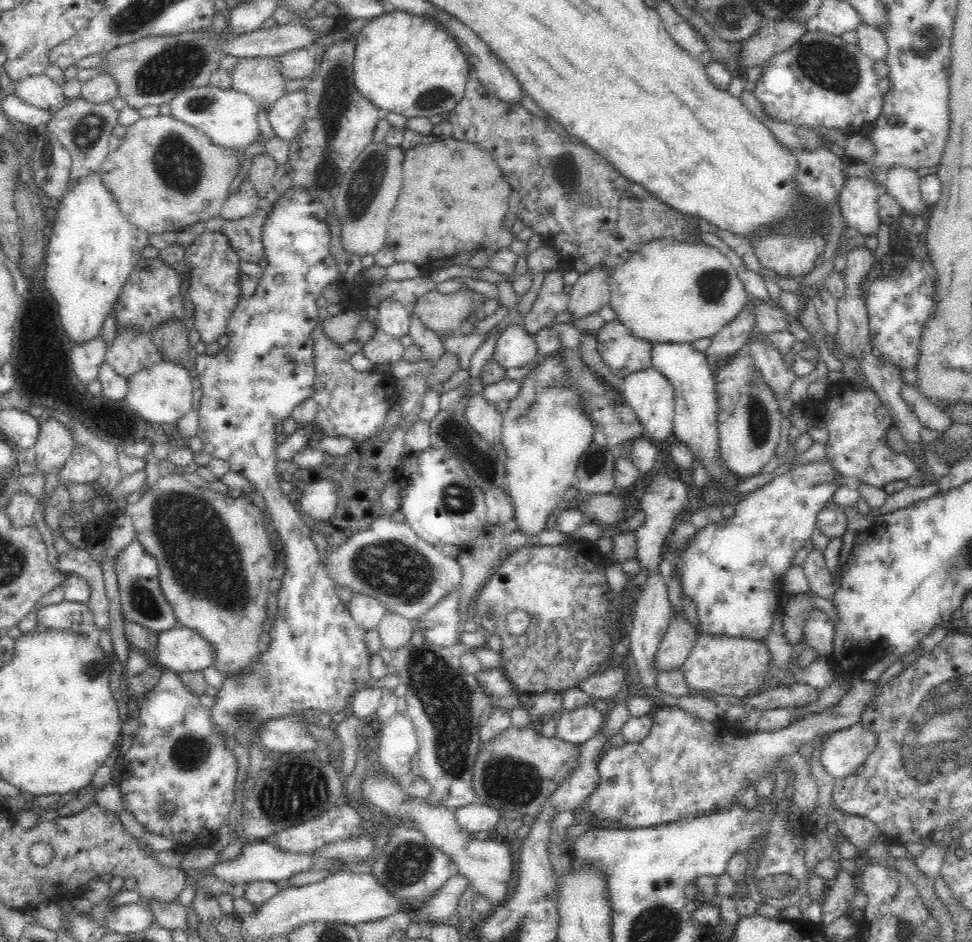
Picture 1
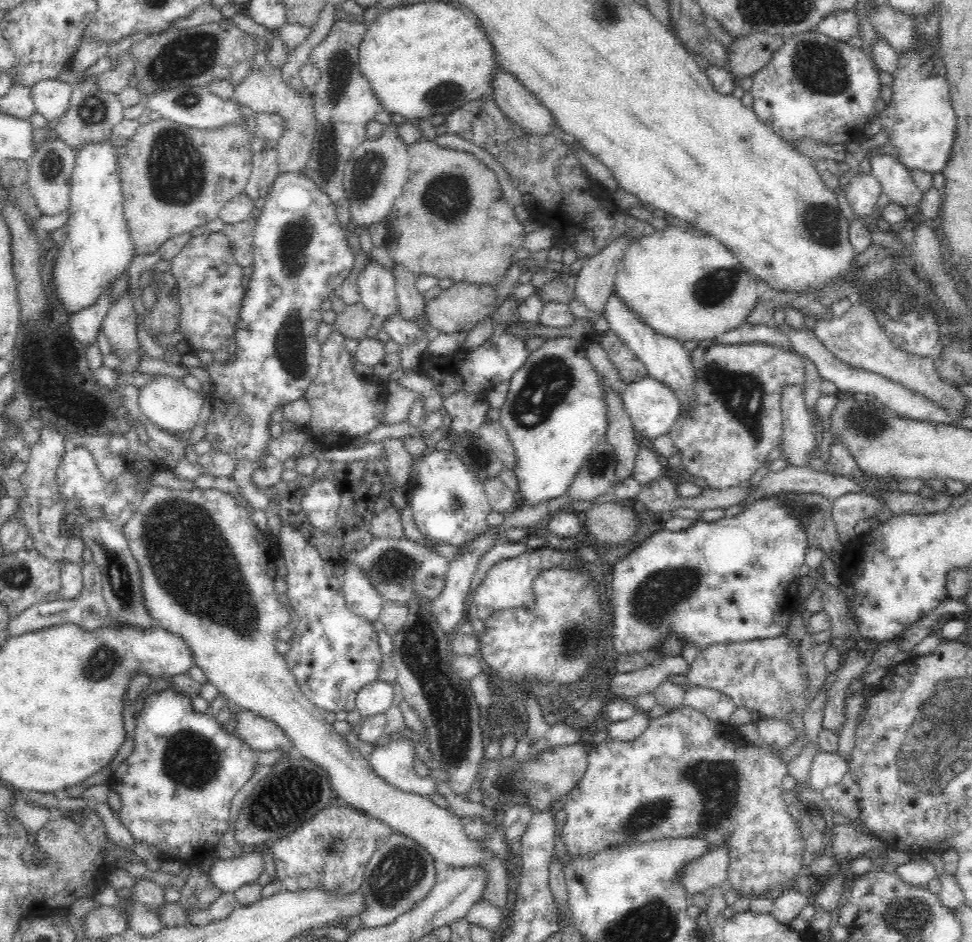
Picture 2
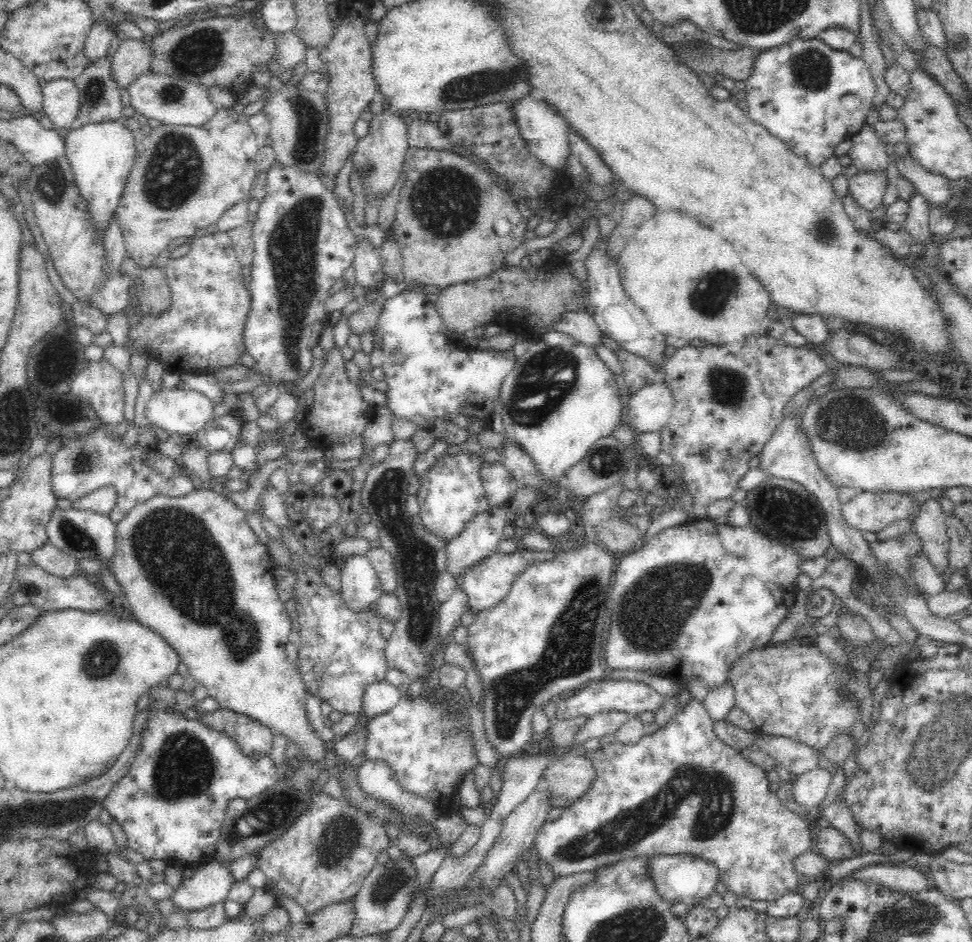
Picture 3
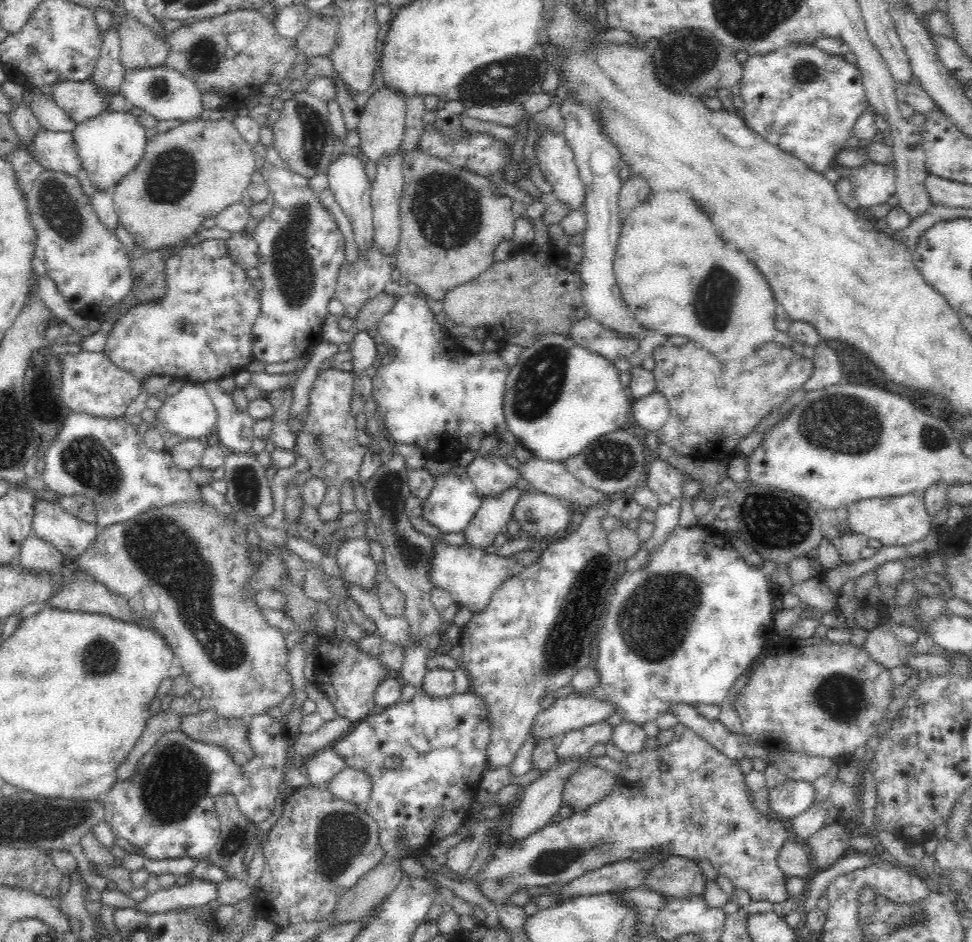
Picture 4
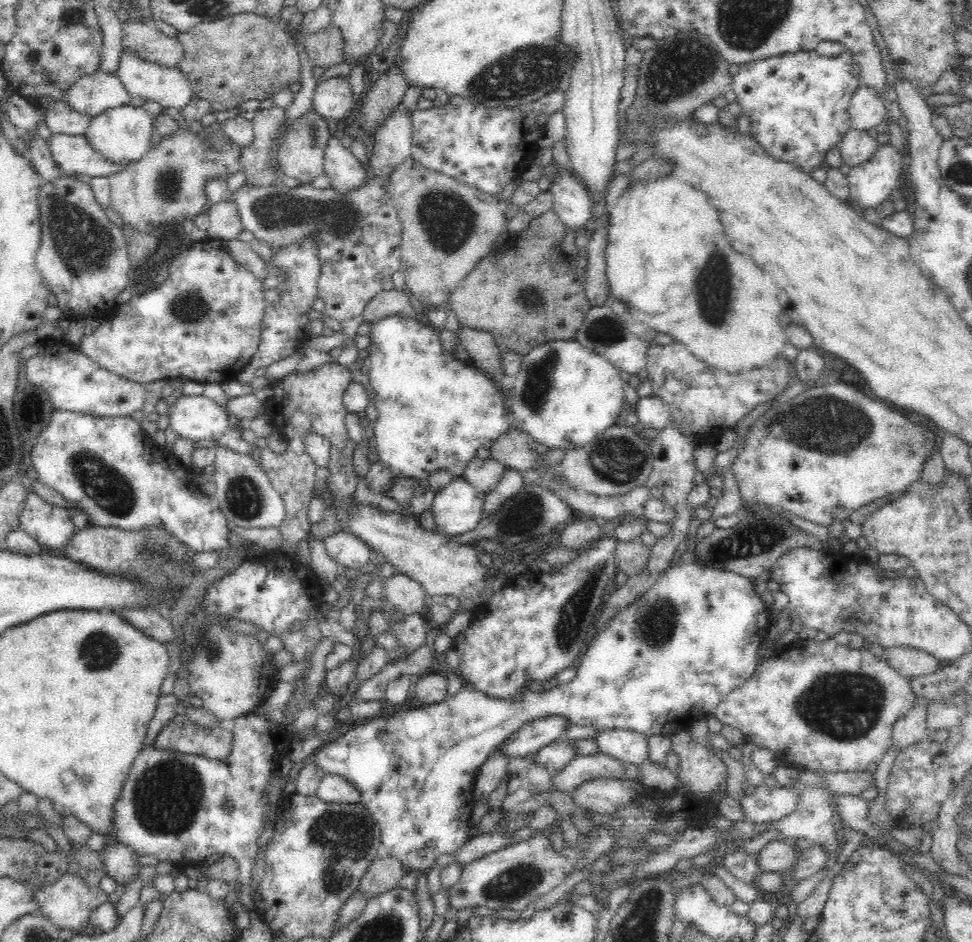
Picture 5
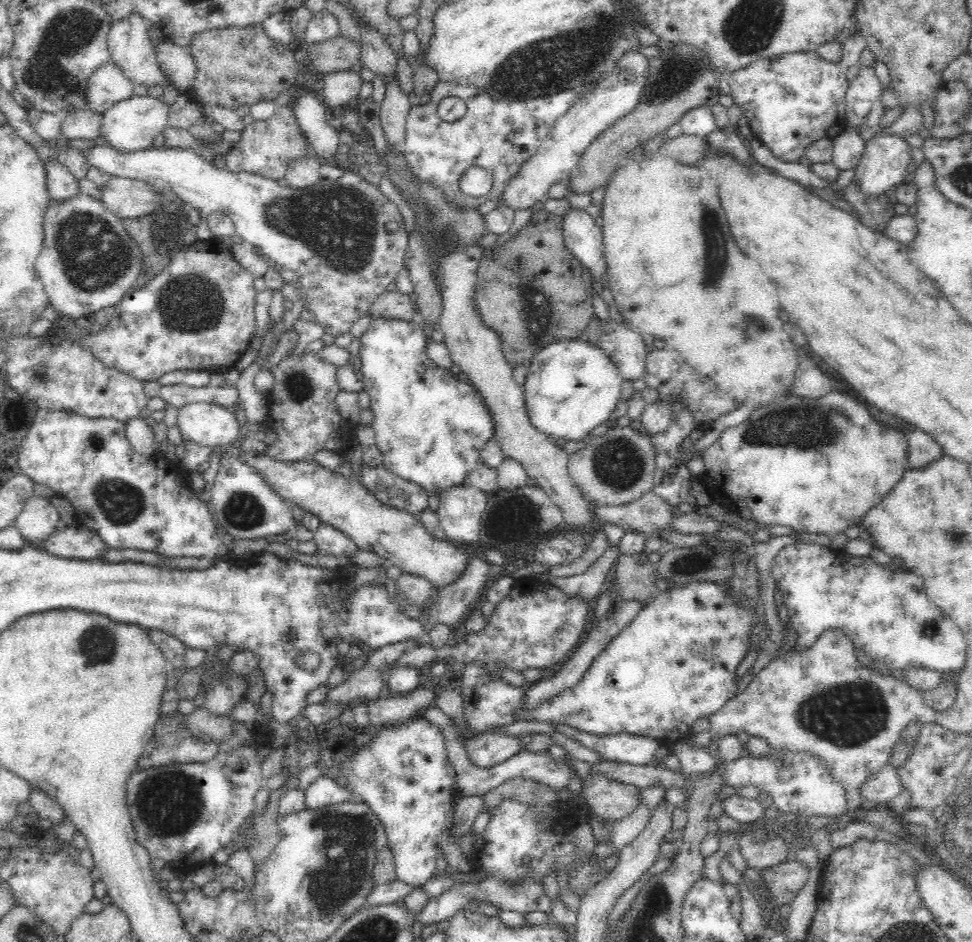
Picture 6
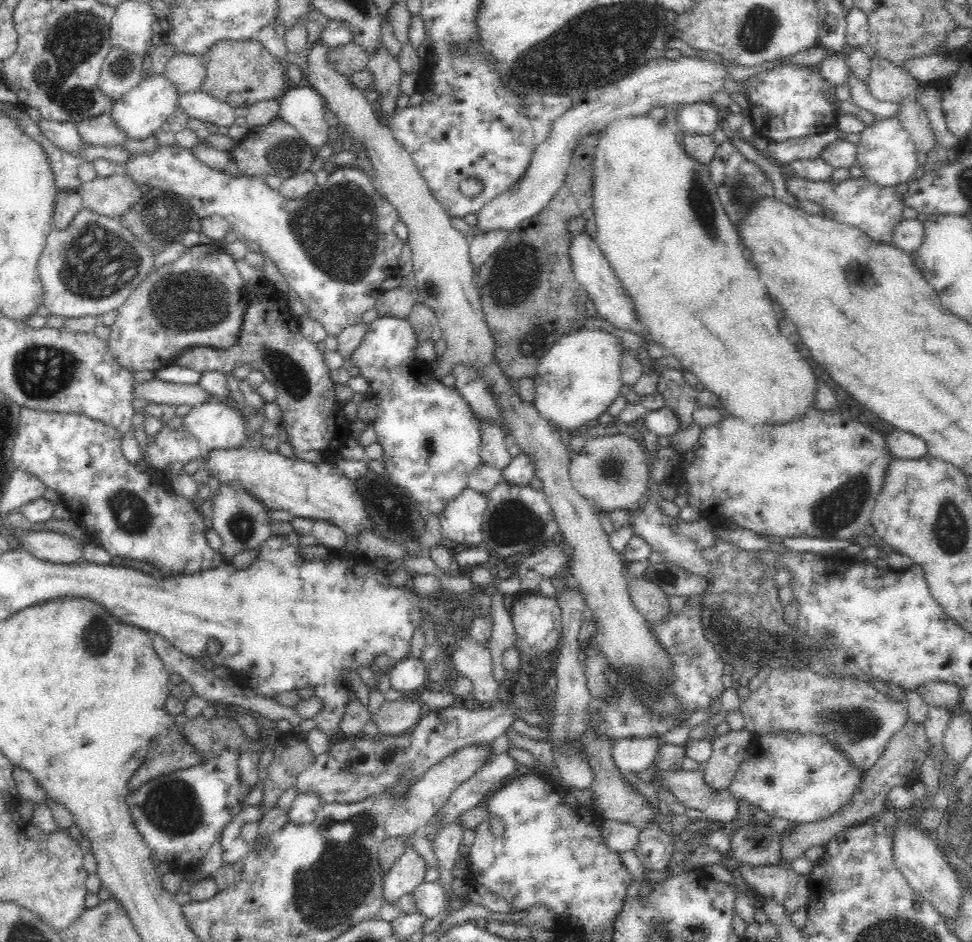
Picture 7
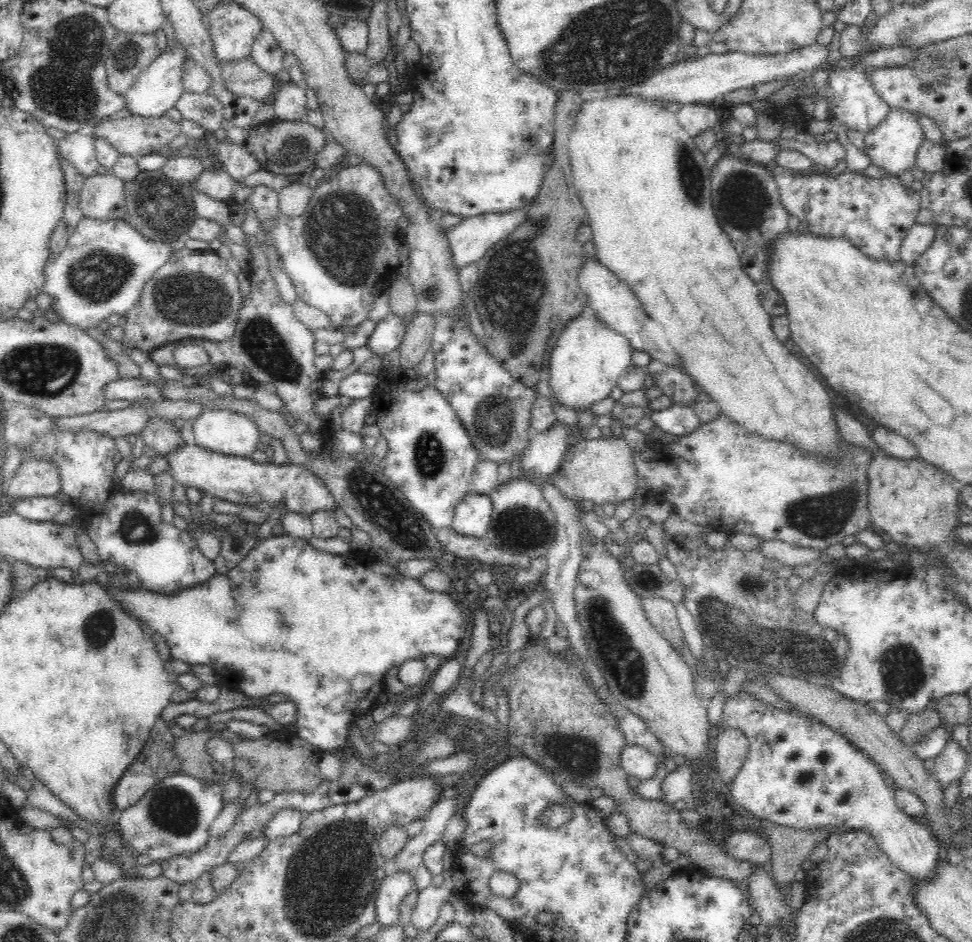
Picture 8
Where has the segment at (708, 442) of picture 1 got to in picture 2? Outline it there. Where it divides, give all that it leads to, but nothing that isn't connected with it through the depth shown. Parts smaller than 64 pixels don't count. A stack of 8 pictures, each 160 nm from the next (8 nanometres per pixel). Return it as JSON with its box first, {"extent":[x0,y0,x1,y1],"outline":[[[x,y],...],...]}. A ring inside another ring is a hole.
{"extent":[600,289,695,409],"outline":[[[613,289],[600,317],[606,319],[609,329],[626,344],[626,347],[642,361],[647,368],[648,376],[669,386],[680,400],[682,409],[690,409],[695,402],[694,396],[694,367],[690,363],[690,355],[684,350],[682,343],[668,336],[655,332],[644,324],[644,321],[616,295]]]}

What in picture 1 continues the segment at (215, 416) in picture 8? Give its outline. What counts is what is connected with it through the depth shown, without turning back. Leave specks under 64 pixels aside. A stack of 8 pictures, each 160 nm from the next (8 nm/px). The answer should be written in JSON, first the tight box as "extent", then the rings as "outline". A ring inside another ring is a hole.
{"extent":[125,360,193,426],"outline":[[[170,360],[147,366],[127,377],[128,394],[125,402],[147,422],[174,426],[193,410],[193,378],[188,373],[189,370]]]}

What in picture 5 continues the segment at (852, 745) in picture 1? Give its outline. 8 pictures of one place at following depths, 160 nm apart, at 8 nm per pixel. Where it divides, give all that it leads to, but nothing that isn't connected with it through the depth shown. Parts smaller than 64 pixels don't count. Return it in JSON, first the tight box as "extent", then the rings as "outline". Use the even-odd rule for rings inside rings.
{"extent":[740,785,799,823],"outline":[[[762,785],[740,798],[740,809],[745,821],[772,823],[790,815],[795,810],[799,796],[799,792],[786,787],[767,788]]]}

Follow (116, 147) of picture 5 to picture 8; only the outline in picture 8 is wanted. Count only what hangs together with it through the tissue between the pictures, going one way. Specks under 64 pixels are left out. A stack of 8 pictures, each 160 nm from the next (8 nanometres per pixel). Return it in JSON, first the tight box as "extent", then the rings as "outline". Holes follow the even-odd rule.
{"extent":[125,39,188,118],"outline":[[[179,39],[174,40],[172,44],[166,44],[162,52],[154,58],[148,68],[138,76],[134,84],[126,91],[125,99],[128,110],[131,110],[134,115],[154,118],[154,116],[164,115],[170,108],[174,107],[176,100],[184,92],[181,77],[184,76],[188,57],[185,46],[179,42]]]}

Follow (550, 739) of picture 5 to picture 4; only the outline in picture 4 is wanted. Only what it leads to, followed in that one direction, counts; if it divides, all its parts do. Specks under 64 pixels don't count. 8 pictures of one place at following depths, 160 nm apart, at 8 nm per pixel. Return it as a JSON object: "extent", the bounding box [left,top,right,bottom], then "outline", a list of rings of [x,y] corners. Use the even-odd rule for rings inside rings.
{"extent":[528,694,614,745],"outline":[[[558,694],[553,703],[534,716],[528,732],[538,745],[544,740],[563,736],[567,732],[599,723],[614,715],[614,703],[598,701],[594,697]]]}

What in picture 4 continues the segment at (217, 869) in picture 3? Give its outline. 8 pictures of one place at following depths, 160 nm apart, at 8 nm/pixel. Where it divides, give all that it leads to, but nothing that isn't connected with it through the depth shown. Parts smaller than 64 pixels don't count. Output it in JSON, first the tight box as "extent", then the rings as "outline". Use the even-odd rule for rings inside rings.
{"extent":[135,875,217,914],"outline":[[[195,875],[186,886],[174,886],[148,895],[142,902],[135,904],[138,913],[158,914],[168,910],[182,910],[192,906],[204,906],[217,898],[217,884],[204,882]]]}

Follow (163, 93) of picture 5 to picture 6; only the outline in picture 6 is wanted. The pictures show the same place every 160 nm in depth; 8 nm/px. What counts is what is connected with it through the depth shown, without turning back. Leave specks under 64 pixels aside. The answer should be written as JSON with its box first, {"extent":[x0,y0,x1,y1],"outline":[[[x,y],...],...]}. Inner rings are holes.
{"extent":[107,13,167,87],"outline":[[[131,13],[123,19],[114,20],[111,24],[111,29],[107,36],[107,45],[111,54],[111,60],[124,71],[126,78],[129,78],[134,85],[144,84],[144,86],[148,87],[150,84],[161,84],[167,78],[161,72],[156,51],[150,41],[149,35],[152,31],[153,28],[150,24],[138,13]]]}

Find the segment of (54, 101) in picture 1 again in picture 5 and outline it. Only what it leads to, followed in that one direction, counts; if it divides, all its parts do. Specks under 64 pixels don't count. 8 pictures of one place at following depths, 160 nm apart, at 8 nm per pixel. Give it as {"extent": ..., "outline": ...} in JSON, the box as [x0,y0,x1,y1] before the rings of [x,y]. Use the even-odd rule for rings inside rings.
{"extent":[66,69,131,116],"outline":[[[101,69],[78,79],[66,93],[66,102],[80,114],[98,116],[110,107],[129,104],[131,94],[115,73]]]}

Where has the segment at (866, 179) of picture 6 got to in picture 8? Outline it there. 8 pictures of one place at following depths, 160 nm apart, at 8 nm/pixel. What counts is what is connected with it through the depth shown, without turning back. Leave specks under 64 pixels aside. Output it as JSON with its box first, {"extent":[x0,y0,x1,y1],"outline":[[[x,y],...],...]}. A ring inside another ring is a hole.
{"extent":[865,108,925,176],"outline":[[[891,108],[886,118],[874,131],[865,135],[865,154],[870,157],[871,164],[899,176],[908,168],[915,167],[918,149],[925,139],[925,132],[914,112],[905,108]]]}

